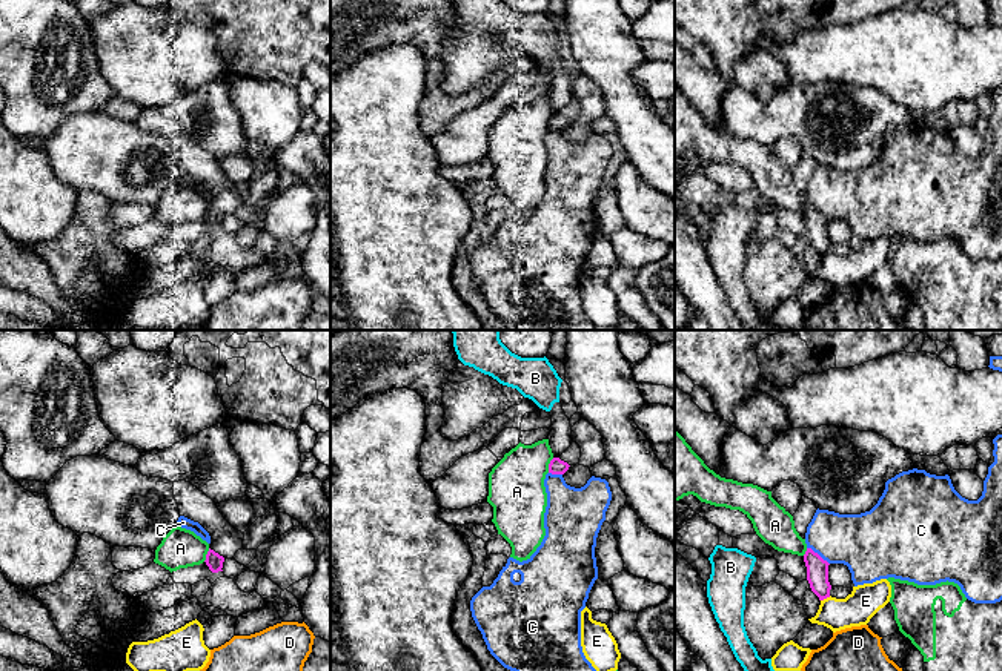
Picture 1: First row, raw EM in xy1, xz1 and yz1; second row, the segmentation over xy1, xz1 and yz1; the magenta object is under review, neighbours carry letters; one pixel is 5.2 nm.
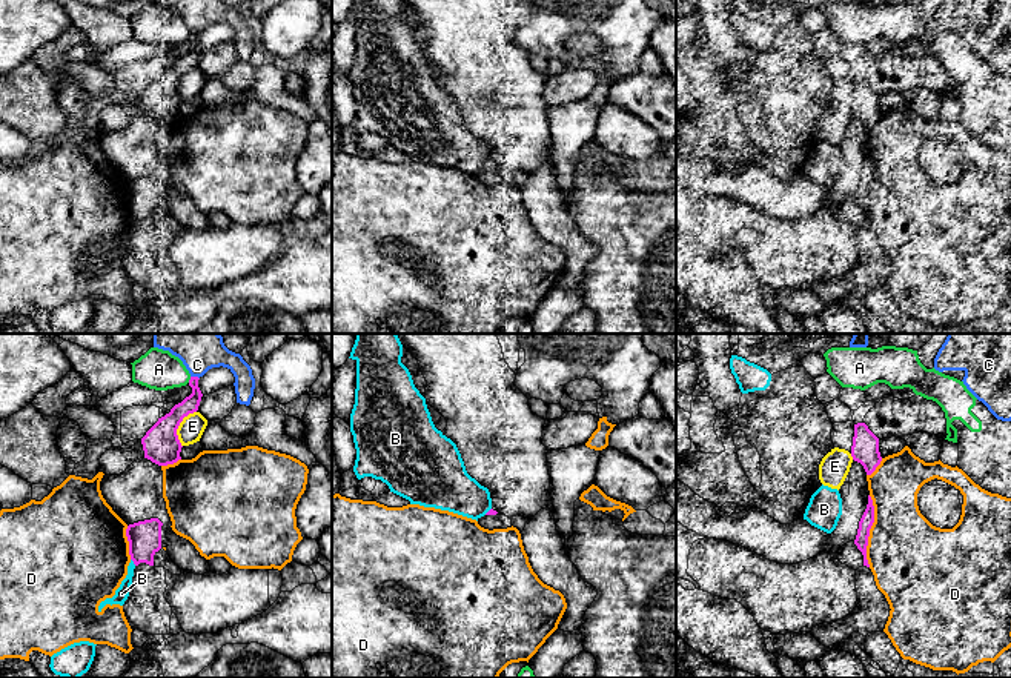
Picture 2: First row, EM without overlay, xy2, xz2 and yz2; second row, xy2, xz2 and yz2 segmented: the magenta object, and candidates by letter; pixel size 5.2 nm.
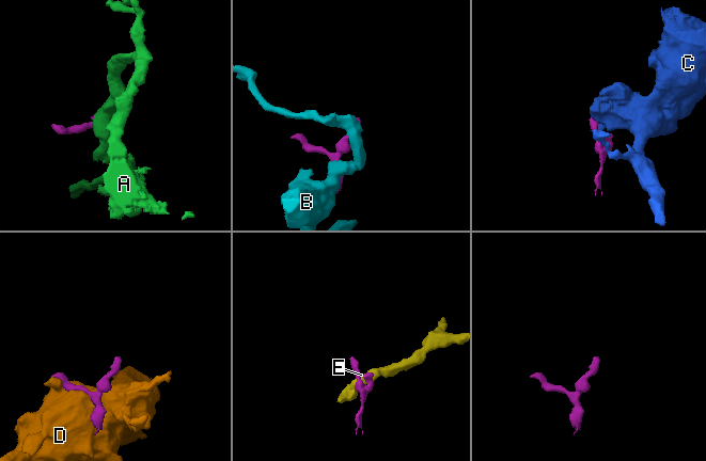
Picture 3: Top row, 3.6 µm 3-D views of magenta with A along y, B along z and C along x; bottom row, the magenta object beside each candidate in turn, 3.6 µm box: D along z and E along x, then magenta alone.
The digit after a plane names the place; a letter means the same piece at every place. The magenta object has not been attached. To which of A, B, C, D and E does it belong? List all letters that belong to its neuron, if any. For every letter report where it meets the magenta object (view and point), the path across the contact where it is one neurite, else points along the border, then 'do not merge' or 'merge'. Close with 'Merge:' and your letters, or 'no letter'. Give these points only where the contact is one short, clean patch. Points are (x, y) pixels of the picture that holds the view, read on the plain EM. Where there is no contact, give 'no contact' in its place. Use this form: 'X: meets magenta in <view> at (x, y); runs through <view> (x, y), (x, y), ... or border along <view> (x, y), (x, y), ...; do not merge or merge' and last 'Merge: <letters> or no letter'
A: meets magenta in xz1 at (549, 122); do not merge
B: meets magenta in xy2 at (132, 216); do not merge
C: meets magenta in yz1 at (816, 209); border along yz1 (807, 203), (829, 220); do not merge
D: meets magenta in yz2 at (868, 186); do not merge
E: meets magenta in xy2 at (178, 80); do not merge
Merge: no letter

